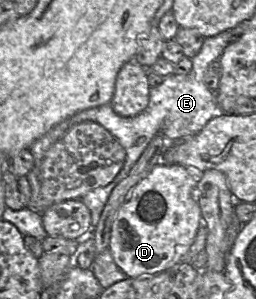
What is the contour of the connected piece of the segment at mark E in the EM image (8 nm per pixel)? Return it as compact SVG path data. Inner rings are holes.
M224 31L214 37L205 38L200 52L192 58L193 66L191 72L184 76L171 75L165 78L158 87L150 89L149 104L139 115L129 118L122 117L114 112L111 104L106 104L74 114L53 126L47 133L37 139L29 148L34 159L34 165L27 174L31 188L31 198L27 208L40 214L44 211L39 175L46 151L73 126L82 122L92 121L107 129L120 142L126 152L124 166L117 177L109 185L96 188L80 199L90 210L92 229L95 229L112 190L128 177L132 168L157 134L162 134L169 143L176 143L196 135L211 119L223 114L218 104L216 93L210 91L205 85L205 72L212 62L220 59L225 48L229 45L229 37L230 32Z

